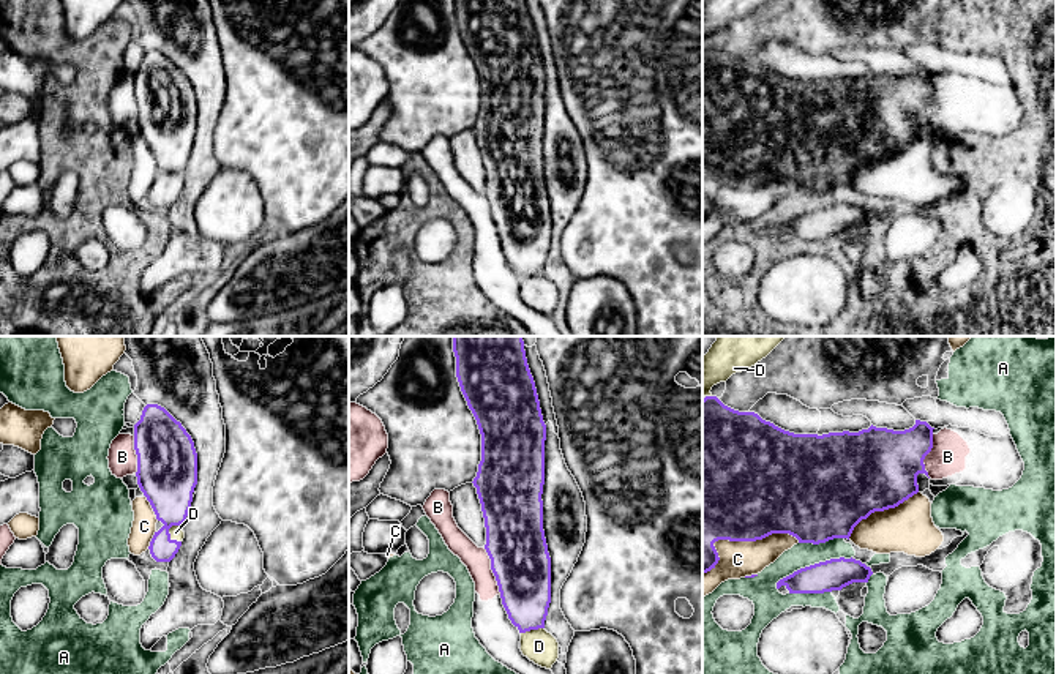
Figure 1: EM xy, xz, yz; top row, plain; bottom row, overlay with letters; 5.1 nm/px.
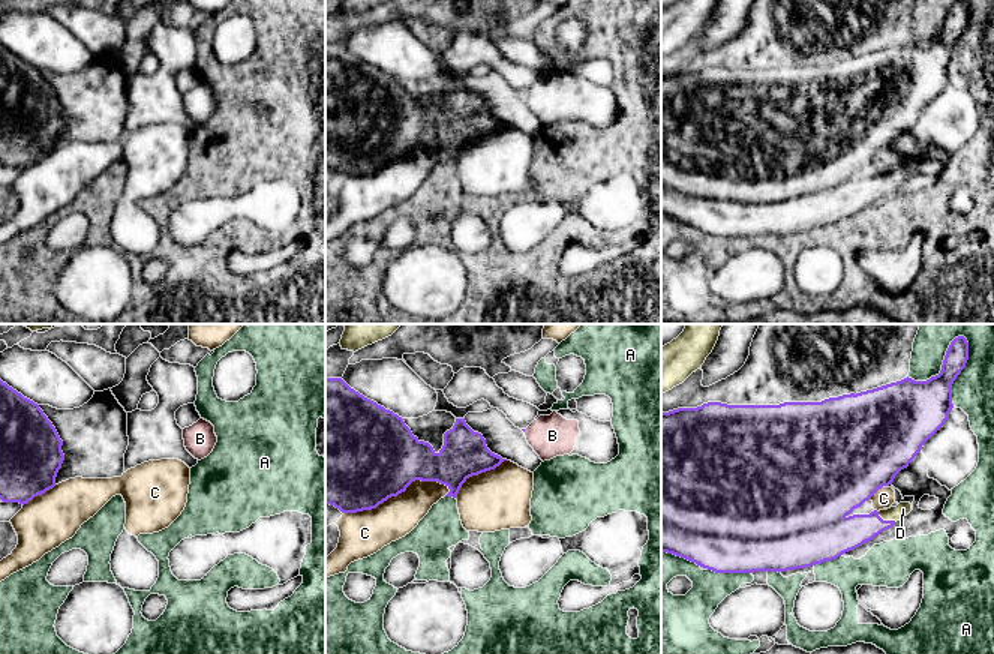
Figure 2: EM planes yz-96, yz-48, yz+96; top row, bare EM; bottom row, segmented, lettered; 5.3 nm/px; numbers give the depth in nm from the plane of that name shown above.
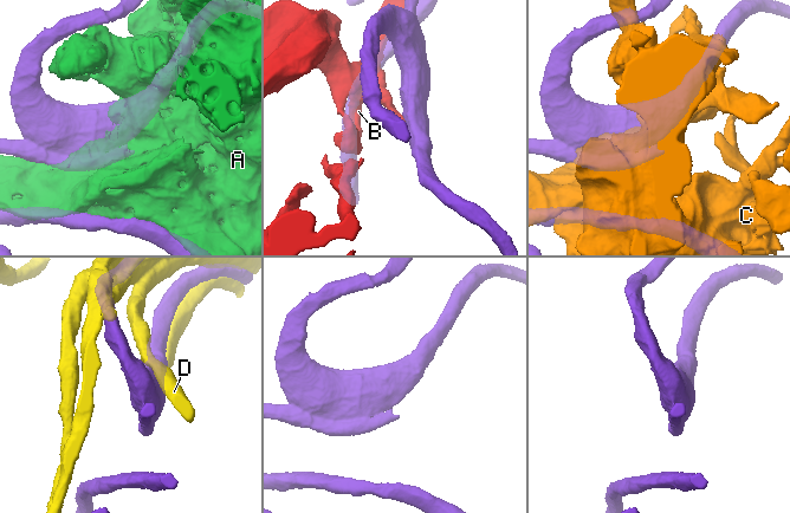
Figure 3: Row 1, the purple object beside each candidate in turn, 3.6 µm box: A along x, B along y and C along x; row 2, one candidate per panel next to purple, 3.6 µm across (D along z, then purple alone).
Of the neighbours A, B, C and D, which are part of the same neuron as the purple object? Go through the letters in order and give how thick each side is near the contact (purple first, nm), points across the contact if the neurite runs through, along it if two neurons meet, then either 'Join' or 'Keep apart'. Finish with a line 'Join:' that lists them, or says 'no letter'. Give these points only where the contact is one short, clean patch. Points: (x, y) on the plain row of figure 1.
A: Thickness 160 nm (purple) against 130 nm. Keep apart
B: Thickness 300 nm (purple) against 130 nm. Boundary: xz (483, 194), (501, 240). Keep apart
C: Thickness 500 nm (purple) against 190 nm. Keep apart
D: Thickness 240 nm (purple) against 70 nm. Join
Join: D

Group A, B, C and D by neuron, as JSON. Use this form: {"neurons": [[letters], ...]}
{"neurons": [["A"], ["B"], ["C"], ["D"]]}

